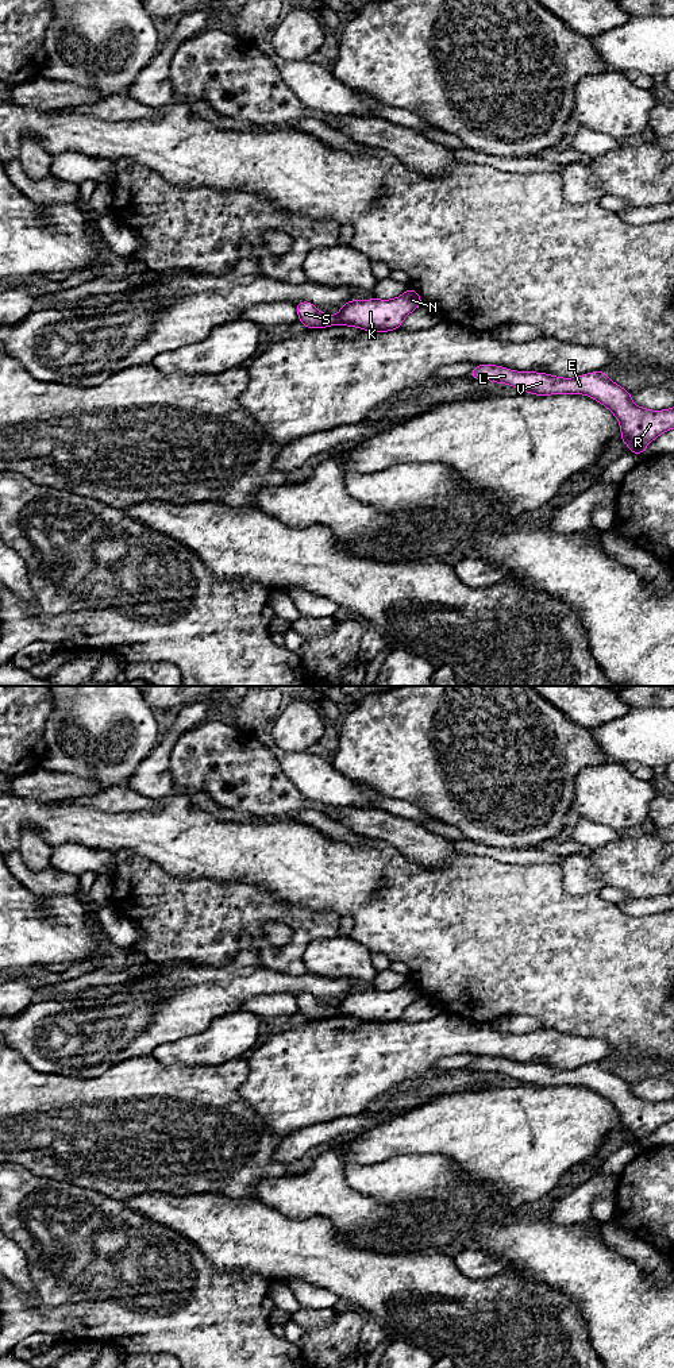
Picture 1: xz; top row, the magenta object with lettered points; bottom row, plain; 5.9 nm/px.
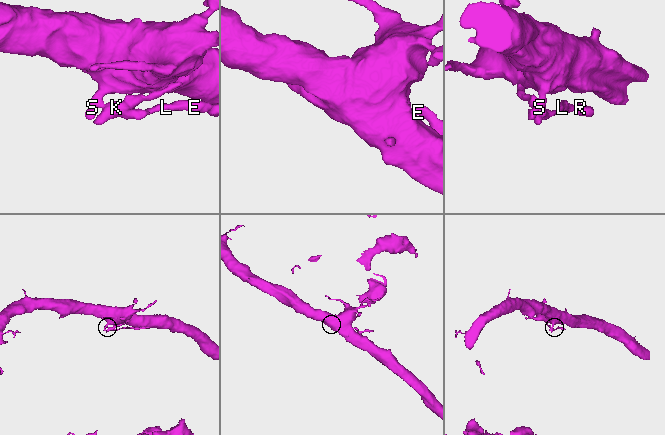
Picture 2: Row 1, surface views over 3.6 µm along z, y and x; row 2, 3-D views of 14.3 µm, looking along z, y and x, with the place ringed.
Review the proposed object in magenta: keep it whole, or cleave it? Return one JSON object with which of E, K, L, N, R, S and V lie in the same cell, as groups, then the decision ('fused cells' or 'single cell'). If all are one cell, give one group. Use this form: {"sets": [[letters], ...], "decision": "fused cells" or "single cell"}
{"sets": [["E", "K", "L", "N", "R", "V"], ["S"]], "decision": "fused cells"}

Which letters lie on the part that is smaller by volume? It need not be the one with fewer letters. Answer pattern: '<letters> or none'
E, K, L, N, R, V

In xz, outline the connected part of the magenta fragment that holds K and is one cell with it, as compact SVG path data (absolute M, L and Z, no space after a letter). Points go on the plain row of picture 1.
M408 979L393 991L350 991L335 1007L338 1017L358 1018L366 1022L388 1024L401 1018L401 1013L423 995L417 983Z

